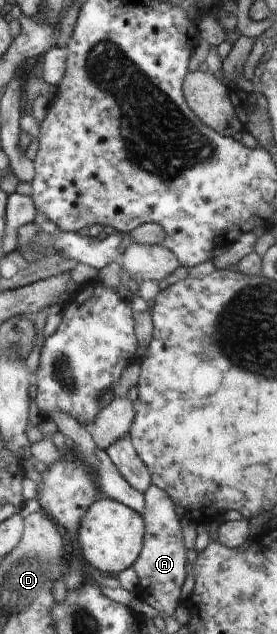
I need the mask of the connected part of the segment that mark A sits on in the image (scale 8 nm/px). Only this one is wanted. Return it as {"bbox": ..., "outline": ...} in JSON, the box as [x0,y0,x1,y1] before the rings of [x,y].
{"bbox":[133,485,189,618],"outline":[[[151,485],[144,491],[145,509],[140,513],[146,523],[145,545],[142,547],[141,556],[135,562],[133,569],[136,571],[140,584],[135,590],[138,598],[151,605],[161,618],[173,615],[189,587],[187,573],[185,573],[187,547],[182,536],[180,518],[175,511],[175,503],[166,491]]]}

